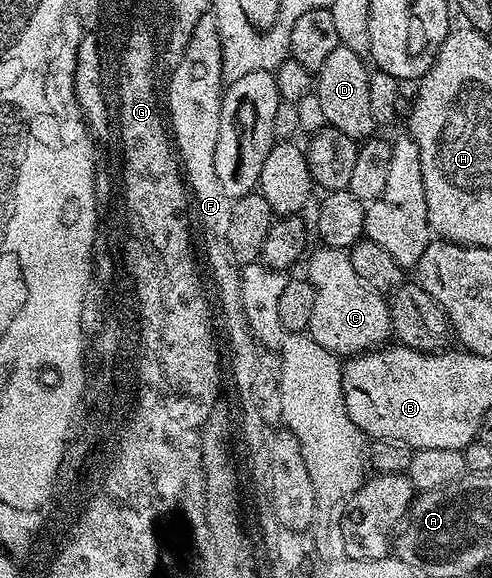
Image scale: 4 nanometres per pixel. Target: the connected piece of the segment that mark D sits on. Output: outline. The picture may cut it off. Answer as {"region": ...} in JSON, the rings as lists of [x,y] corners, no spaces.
{"region":[[[338,44],[335,52],[329,53],[327,60],[323,60],[320,70],[315,74],[315,93],[319,98],[320,107],[323,108],[326,123],[356,140],[368,139],[375,129],[369,92],[371,70],[367,62],[365,67],[365,62],[366,59],[362,55]]]}

